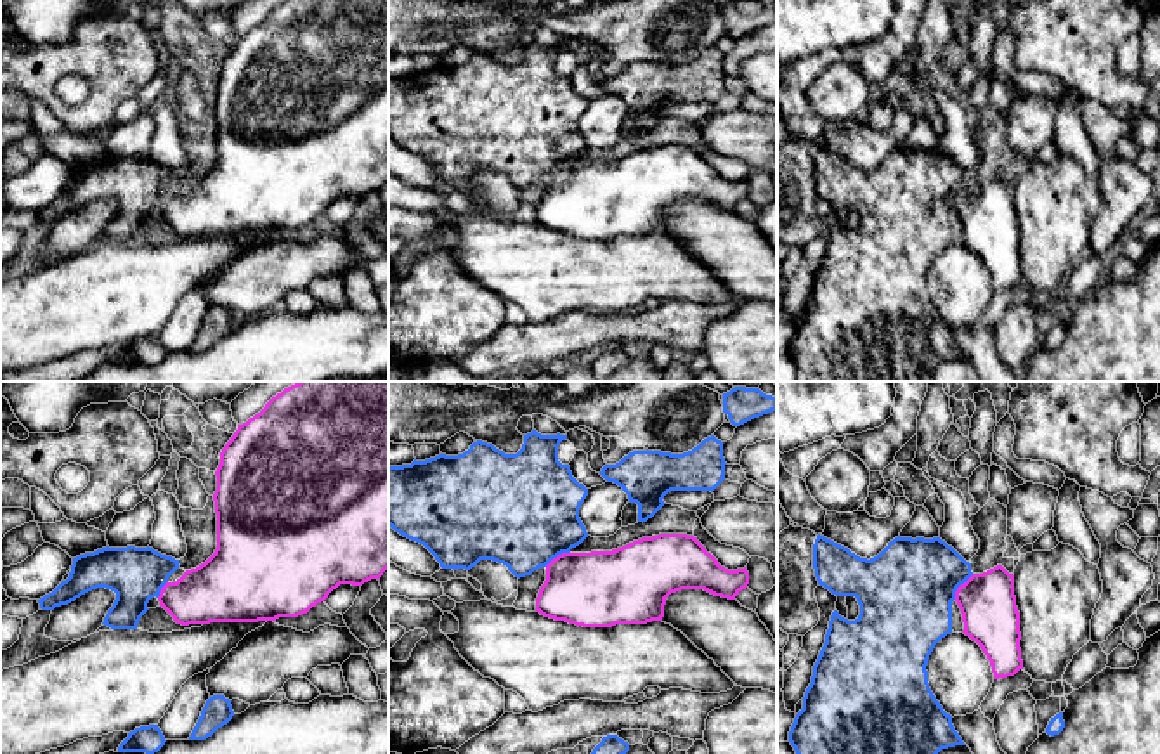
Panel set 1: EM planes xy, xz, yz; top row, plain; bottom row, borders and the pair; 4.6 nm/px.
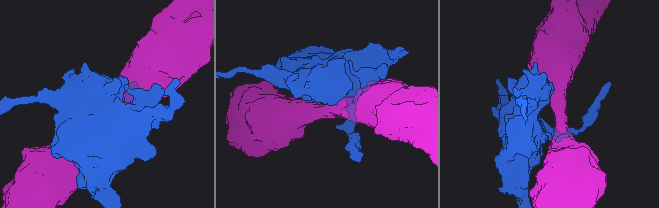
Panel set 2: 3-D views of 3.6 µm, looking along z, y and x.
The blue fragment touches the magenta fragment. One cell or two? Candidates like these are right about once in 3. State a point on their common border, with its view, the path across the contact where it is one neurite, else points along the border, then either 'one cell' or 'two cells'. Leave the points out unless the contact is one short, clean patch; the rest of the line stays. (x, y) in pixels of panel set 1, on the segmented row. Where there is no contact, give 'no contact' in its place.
meets blue in yz at (959, 584); border along yz (973, 574), (957, 588), (954, 598); two cells

